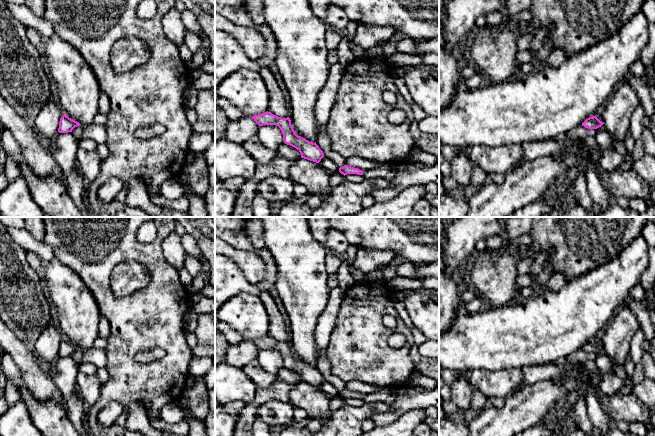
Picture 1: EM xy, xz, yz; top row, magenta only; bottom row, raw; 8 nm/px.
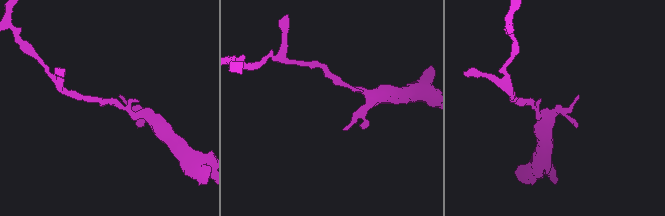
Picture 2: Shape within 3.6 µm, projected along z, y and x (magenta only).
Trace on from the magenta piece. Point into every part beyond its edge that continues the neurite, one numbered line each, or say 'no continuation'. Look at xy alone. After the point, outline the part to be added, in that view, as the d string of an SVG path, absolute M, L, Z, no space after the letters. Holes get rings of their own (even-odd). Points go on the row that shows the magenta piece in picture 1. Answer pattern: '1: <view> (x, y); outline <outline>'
no continuation

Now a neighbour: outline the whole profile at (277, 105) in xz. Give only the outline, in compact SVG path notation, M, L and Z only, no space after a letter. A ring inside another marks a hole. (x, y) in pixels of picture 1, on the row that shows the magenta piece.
M264 66L260 69L259 73L269 92L268 112L281 118L287 118L289 116L289 109L286 106L284 92L279 87L270 68Z

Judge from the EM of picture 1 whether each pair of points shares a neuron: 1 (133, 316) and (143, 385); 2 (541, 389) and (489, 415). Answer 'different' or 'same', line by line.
1: same
2: same

